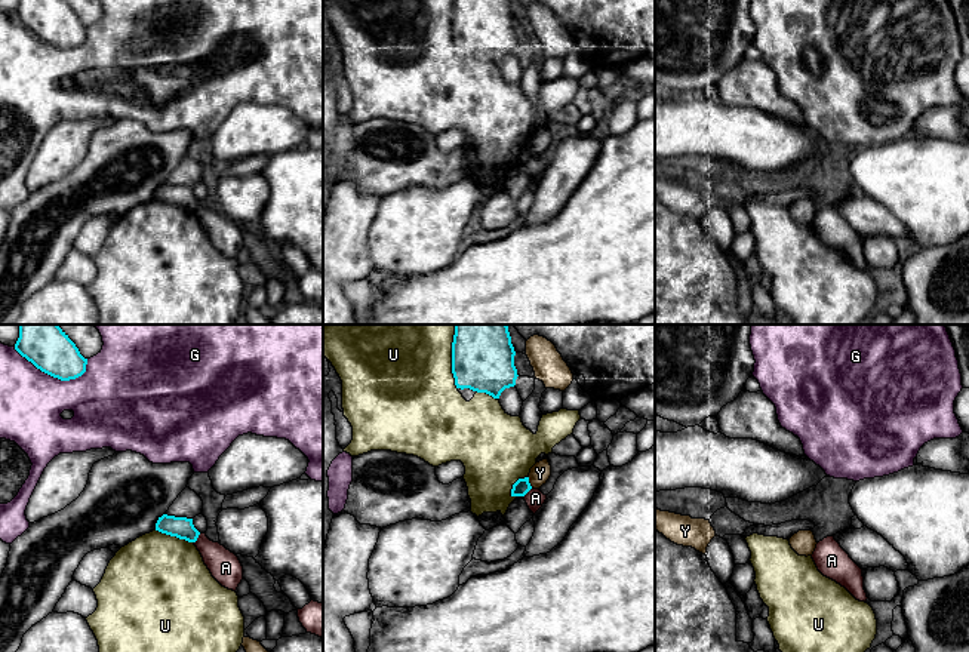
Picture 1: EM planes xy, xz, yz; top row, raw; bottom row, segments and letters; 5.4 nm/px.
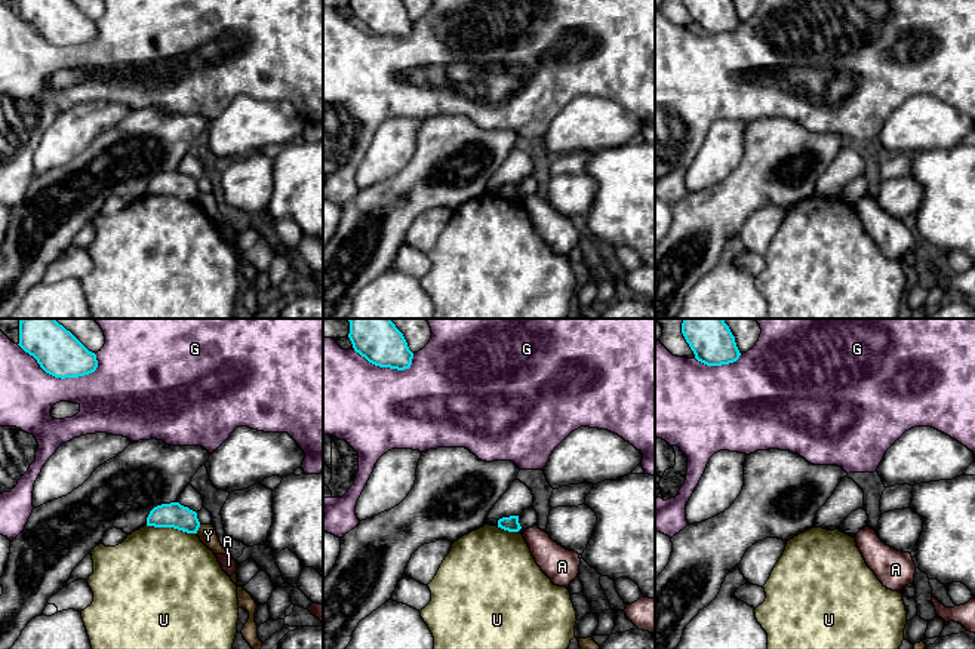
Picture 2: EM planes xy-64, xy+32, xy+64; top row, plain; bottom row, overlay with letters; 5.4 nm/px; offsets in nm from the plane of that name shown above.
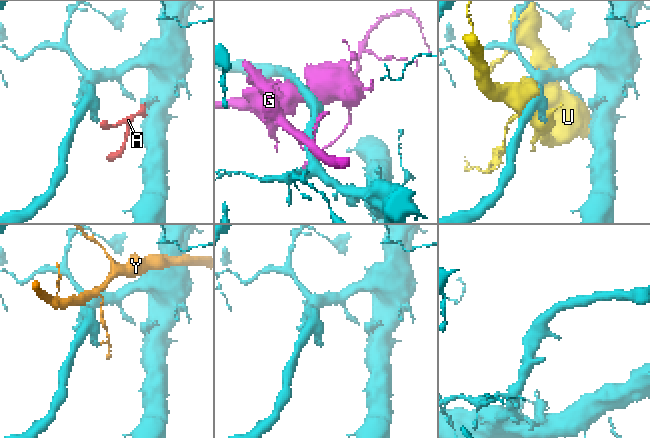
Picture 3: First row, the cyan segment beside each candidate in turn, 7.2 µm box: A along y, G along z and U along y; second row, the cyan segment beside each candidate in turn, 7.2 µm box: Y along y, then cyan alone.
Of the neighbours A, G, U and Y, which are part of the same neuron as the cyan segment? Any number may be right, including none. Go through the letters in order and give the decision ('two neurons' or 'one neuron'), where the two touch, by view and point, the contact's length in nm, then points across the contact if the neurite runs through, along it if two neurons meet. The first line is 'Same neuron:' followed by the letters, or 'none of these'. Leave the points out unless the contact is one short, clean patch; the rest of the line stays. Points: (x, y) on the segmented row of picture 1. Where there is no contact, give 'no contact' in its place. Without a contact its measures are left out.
Same neuron: none of these
A: two neurons; contact xy (197, 537); length 70 nm; border xy (200, 534), (194, 543)
G: two neurons; contact xy (51, 375); length 420 nm
U: two neurons; contact xz (452, 357); length 360 nm
Y: two neurons; contact xz (528, 482); length 60 nm

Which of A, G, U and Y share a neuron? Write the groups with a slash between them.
A / G / U / Y

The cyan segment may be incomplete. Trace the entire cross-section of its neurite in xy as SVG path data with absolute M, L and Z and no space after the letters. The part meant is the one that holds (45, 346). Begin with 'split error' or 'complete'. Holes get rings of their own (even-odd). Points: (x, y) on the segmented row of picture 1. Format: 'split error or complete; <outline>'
complete; M19 325L15 350L61 381L76 379L86 372L87 359L58 325Z

